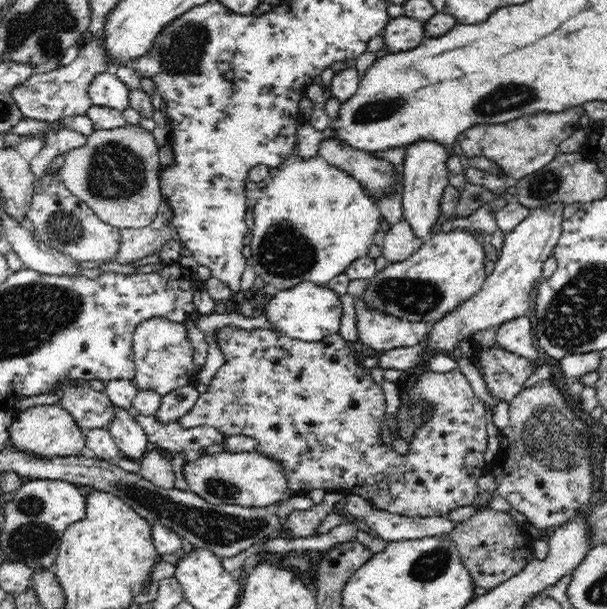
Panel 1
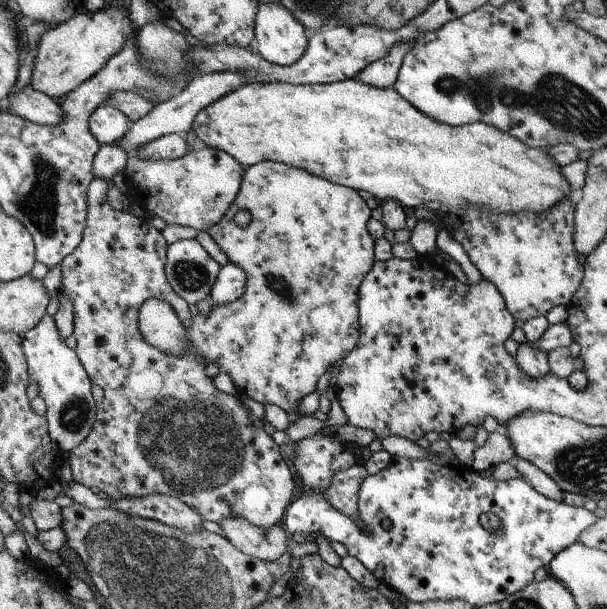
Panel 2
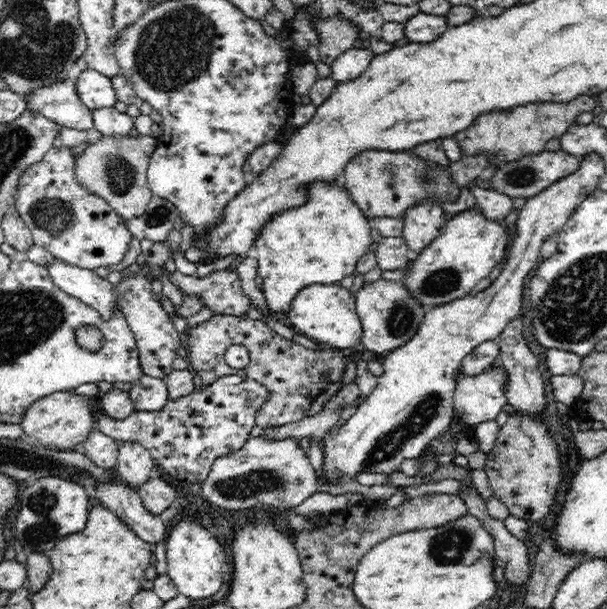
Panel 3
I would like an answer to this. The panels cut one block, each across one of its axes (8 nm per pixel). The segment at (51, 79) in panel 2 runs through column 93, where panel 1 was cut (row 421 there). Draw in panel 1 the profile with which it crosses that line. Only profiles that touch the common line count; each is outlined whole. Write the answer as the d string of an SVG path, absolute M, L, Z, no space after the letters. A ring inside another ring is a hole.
M60 404L37 405L18 413L10 424L10 441L14 447L42 456L76 456L85 452L85 430Z

